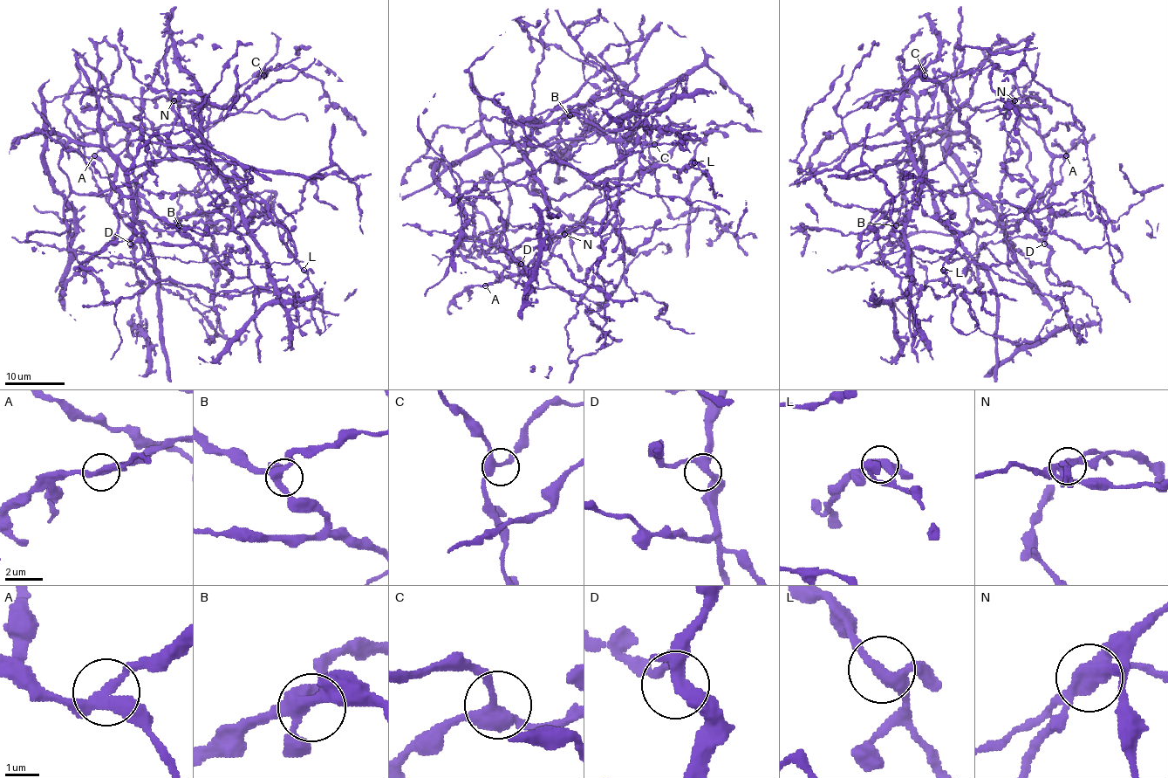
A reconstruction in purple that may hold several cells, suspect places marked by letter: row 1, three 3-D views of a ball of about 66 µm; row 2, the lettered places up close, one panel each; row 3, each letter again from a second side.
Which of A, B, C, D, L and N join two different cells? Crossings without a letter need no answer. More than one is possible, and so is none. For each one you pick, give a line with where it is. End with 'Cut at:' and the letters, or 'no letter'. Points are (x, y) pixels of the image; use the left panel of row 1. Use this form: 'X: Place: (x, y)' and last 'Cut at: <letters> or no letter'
A: Place: (94, 155)
N: Place: (174, 100)
Cut at: A, N

